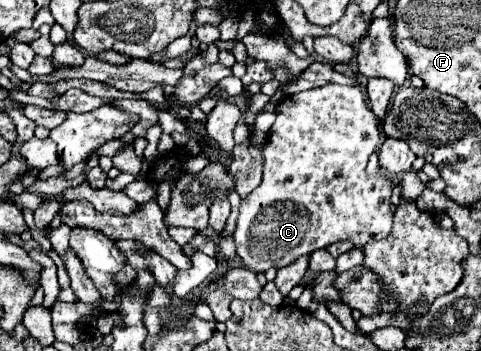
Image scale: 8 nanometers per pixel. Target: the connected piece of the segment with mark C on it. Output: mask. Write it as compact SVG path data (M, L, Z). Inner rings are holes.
M326 84L324 88L284 96L284 100L276 106L276 122L262 144L262 182L244 200L236 221L234 242L246 268L252 272L284 268L300 256L328 248L334 242L350 240L354 246L364 246L372 240L382 240L388 236L394 220L394 208L390 202L394 182L384 174L366 172L368 158L380 142L378 126L380 120L366 106L360 86Z

